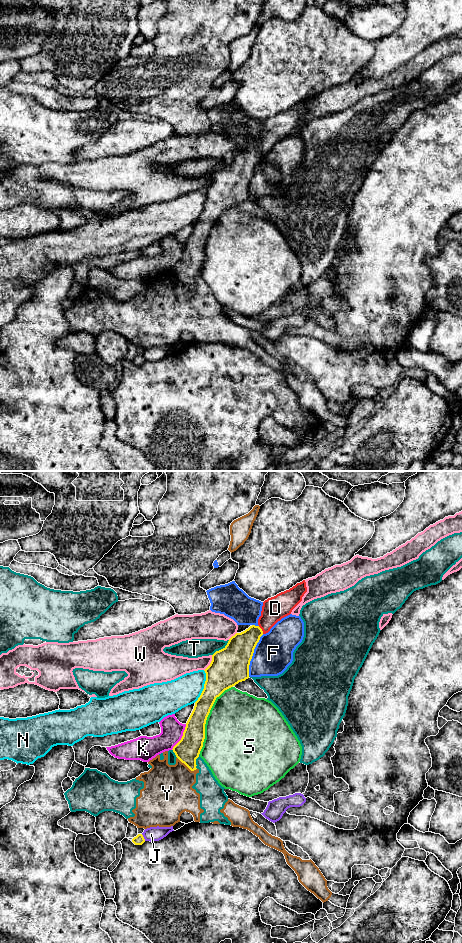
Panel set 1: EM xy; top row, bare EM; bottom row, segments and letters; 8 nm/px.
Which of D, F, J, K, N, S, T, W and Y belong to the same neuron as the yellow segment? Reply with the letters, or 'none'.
D

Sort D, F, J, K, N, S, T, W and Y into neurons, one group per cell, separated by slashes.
D / F / J / K / N / S / T Y / W

